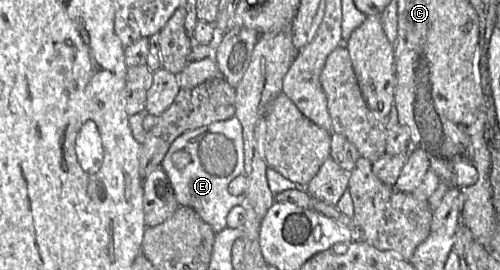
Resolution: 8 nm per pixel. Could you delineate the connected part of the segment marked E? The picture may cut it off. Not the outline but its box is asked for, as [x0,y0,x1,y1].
[161,116,245,233]

